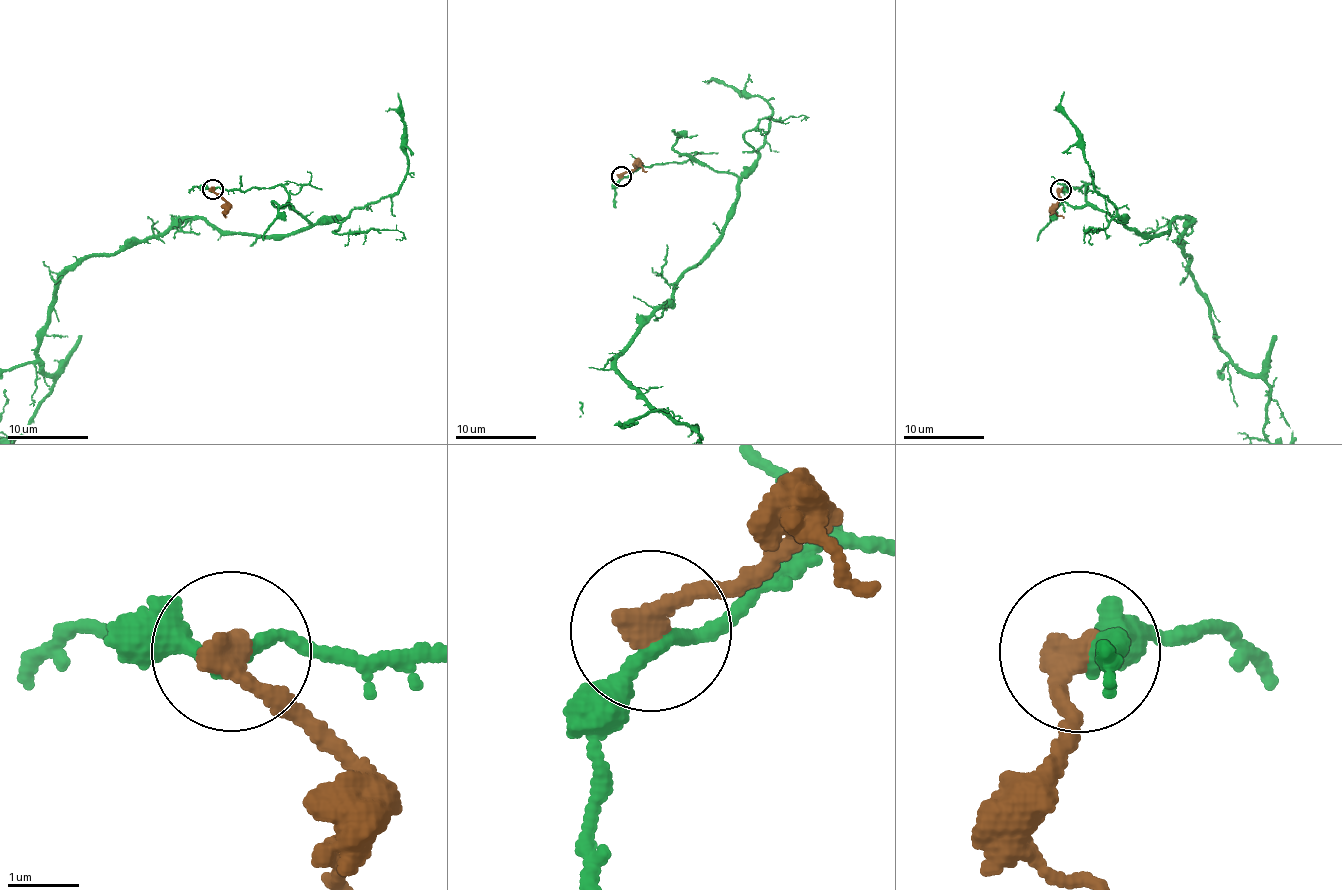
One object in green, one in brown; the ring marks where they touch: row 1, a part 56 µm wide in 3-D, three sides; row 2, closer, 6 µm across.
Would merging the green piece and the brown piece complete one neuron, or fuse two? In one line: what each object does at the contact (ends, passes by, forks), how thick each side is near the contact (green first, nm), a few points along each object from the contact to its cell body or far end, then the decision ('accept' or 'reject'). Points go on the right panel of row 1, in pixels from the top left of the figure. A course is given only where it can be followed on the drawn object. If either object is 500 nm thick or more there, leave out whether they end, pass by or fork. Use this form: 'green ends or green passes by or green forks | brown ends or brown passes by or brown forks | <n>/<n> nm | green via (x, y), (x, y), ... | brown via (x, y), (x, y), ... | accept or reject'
green passes by | brown ends | 200/420 nm | green via (1060, 189), (1086, 184), (1143, 235), (1187, 218), (1222, 351), (1266, 384), (1263, 431) | brown via (1060, 189), (1056, 213), (1063, 217) | reject

